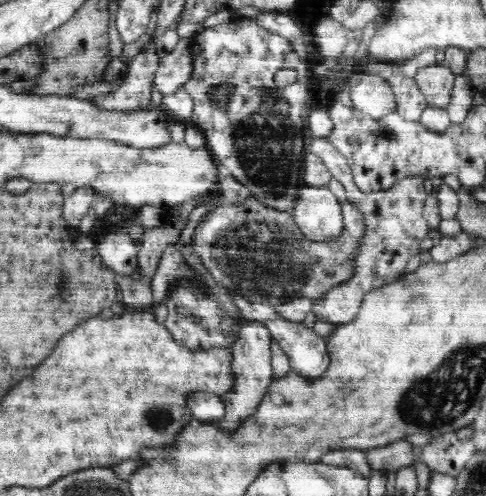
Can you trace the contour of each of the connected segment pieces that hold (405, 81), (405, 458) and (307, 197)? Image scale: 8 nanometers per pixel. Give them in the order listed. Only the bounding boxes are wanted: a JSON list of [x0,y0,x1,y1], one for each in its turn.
[[387,64,427,121],[364,439,413,476],[290,186,342,243]]

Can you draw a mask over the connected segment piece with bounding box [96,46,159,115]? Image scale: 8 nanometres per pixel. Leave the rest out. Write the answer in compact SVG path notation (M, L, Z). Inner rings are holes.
M154 46L132 58L130 70L124 74L116 92L104 98L100 96L96 100L100 111L102 111L102 102L106 100L106 112L109 113L132 115L146 112L146 108L153 106L153 102L150 102L150 88L158 67L159 57Z

